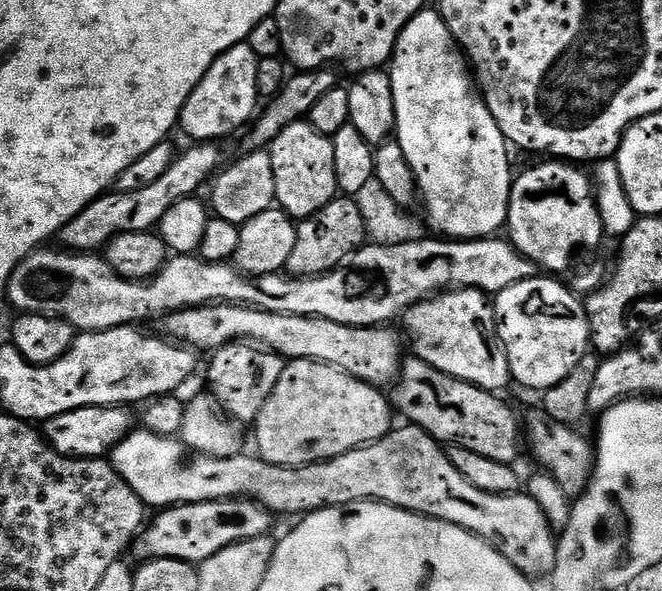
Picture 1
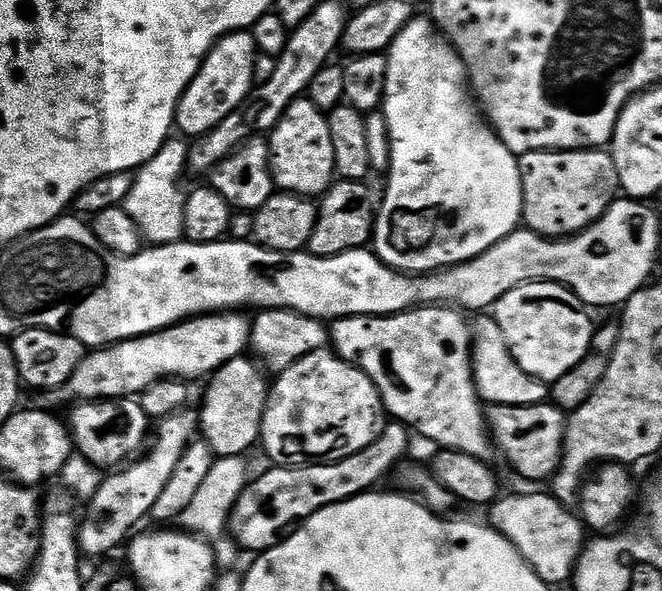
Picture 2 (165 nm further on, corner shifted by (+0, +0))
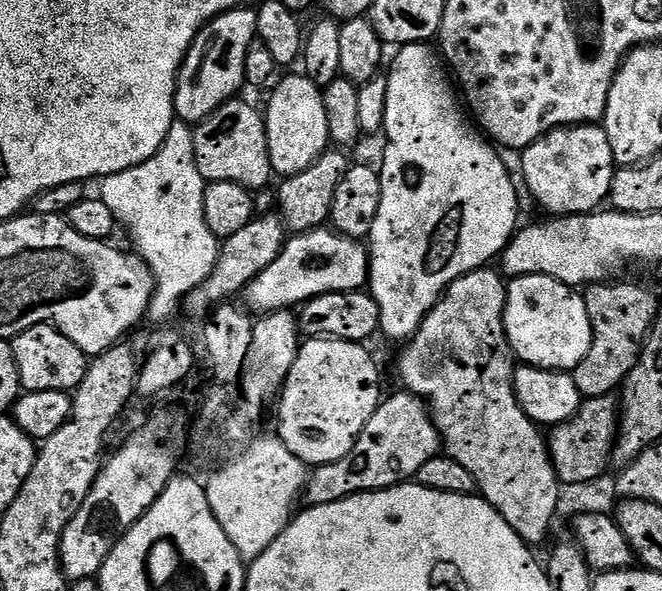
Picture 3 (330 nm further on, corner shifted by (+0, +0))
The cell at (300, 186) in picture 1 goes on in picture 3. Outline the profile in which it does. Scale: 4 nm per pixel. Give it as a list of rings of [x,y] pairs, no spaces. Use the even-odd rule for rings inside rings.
[[[303,74],[288,76],[282,80],[271,89],[273,92],[268,100],[268,112],[266,108],[263,118],[273,173],[277,177],[287,178],[306,170],[323,152],[329,151],[330,141],[321,88],[309,76]]]

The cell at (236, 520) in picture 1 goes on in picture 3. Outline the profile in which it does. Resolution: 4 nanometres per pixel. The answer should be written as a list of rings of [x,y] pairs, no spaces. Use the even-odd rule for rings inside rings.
[[[400,390],[397,396],[392,396],[389,398],[381,399],[378,410],[370,418],[370,422],[366,422],[366,426],[362,430],[362,434],[358,439],[356,439],[356,444],[350,450],[350,454],[346,458],[342,458],[338,462],[333,464],[321,464],[309,475],[308,487],[306,489],[306,500],[309,505],[314,504],[329,504],[330,502],[338,502],[339,500],[344,500],[347,496],[357,496],[359,492],[380,492],[384,488],[397,488],[400,484],[407,484],[411,481],[417,474],[418,470],[422,470],[422,466],[426,466],[426,462],[430,462],[430,458],[441,455],[442,452],[442,441],[440,438],[440,431],[436,428],[435,419],[428,407],[423,400],[418,396],[413,396],[411,392],[407,390]]]

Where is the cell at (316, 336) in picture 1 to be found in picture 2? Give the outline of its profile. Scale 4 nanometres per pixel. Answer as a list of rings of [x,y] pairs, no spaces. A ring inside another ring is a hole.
[[[421,306],[412,308],[408,312],[399,312],[393,316],[347,316],[341,320],[333,320],[330,324],[330,348],[336,355],[350,362],[356,368],[360,368],[374,382],[374,386],[379,390],[380,397],[384,403],[384,411],[393,421],[407,426],[413,433],[425,436],[430,443],[436,444],[437,449],[449,448],[458,450],[462,454],[470,454],[479,460],[491,461],[494,456],[494,445],[488,431],[488,421],[486,419],[486,408],[476,393],[476,383],[472,377],[472,333],[473,325],[469,317],[461,309],[449,308],[447,306]]]

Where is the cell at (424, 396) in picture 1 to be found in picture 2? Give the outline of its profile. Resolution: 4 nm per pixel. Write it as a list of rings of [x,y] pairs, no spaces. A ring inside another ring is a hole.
[[[551,402],[534,406],[491,405],[487,409],[488,431],[495,451],[508,459],[508,464],[524,480],[551,481],[558,470],[564,449],[566,413]]]

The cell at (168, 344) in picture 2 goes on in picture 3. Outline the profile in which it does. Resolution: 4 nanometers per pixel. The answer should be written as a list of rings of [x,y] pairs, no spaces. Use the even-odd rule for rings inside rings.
[[[328,226],[293,235],[284,243],[282,254],[248,284],[247,307],[256,314],[282,312],[303,306],[322,294],[359,292],[368,282],[368,254],[361,241],[341,236]]]

